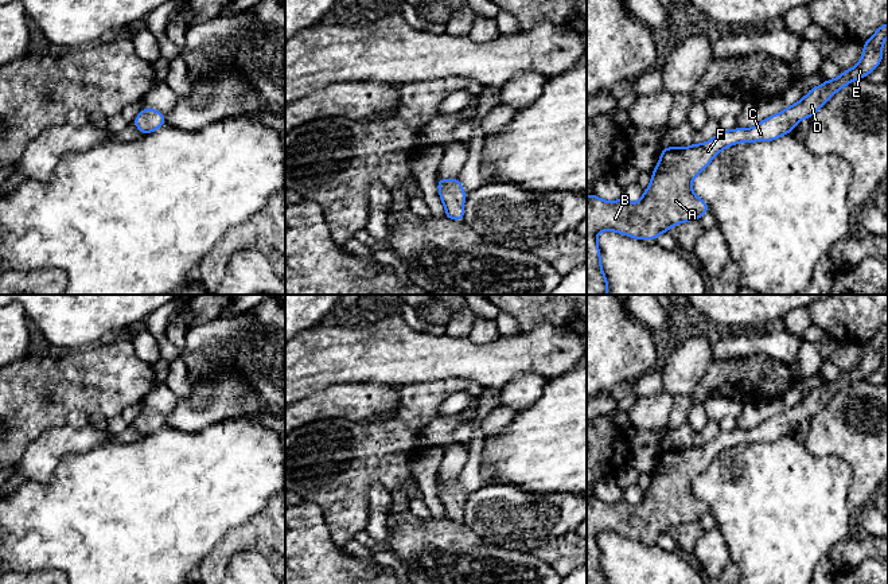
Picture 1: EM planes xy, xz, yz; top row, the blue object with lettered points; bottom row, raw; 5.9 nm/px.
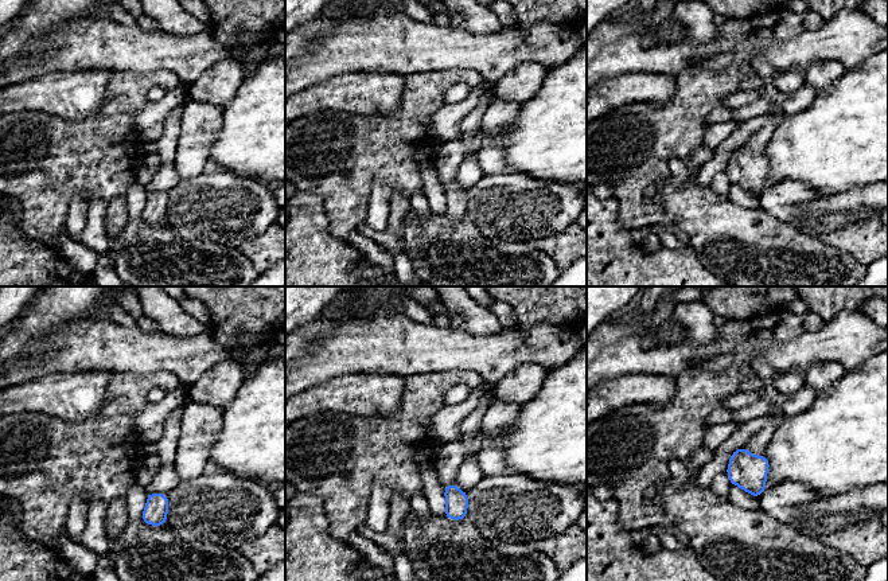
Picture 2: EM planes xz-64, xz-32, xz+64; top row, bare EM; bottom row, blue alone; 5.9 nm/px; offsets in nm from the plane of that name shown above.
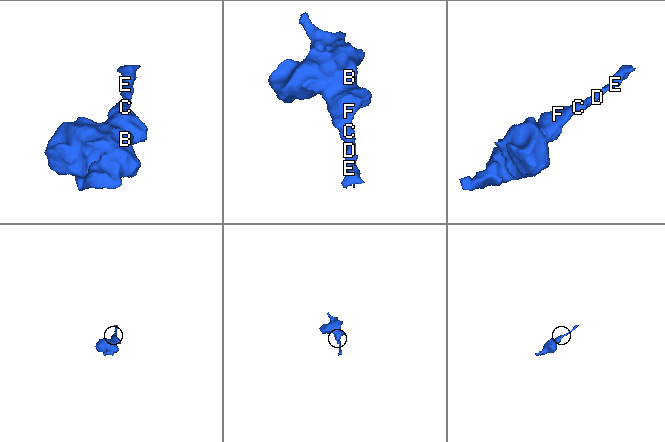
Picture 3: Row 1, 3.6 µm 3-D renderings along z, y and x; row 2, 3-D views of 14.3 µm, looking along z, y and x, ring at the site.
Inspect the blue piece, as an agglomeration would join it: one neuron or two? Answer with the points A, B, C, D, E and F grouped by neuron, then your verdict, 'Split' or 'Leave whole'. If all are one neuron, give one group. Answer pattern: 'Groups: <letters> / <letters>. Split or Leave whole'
Groups: A B C D E F. Leave whole

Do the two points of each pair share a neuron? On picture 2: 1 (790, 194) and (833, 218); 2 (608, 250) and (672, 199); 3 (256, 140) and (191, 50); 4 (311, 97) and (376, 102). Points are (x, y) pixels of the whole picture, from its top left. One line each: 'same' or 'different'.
1: same
2: different
3: different
4: same

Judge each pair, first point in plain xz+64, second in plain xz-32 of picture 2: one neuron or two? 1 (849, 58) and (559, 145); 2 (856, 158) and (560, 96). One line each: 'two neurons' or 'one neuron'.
1: two neurons
2: one neuron

